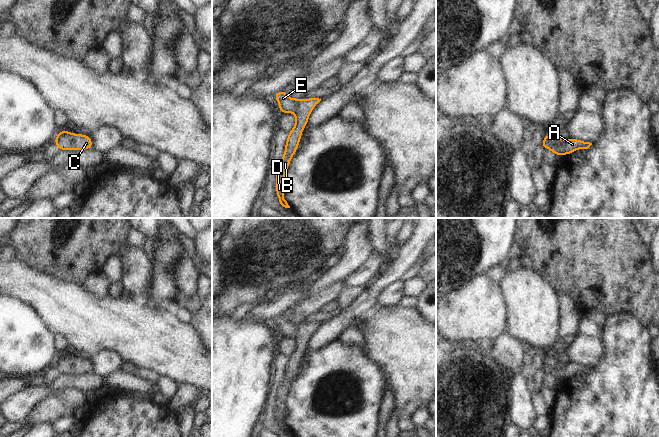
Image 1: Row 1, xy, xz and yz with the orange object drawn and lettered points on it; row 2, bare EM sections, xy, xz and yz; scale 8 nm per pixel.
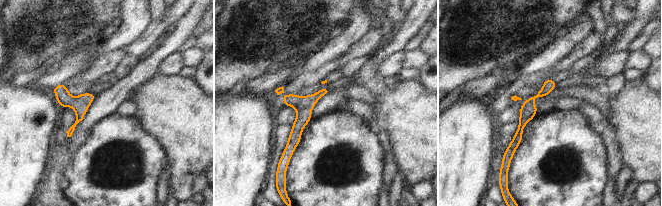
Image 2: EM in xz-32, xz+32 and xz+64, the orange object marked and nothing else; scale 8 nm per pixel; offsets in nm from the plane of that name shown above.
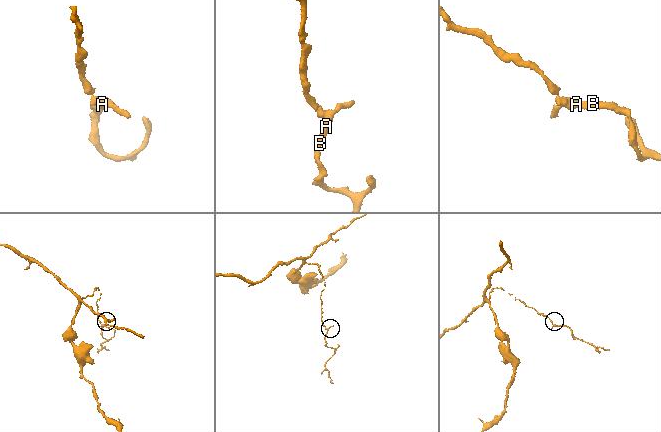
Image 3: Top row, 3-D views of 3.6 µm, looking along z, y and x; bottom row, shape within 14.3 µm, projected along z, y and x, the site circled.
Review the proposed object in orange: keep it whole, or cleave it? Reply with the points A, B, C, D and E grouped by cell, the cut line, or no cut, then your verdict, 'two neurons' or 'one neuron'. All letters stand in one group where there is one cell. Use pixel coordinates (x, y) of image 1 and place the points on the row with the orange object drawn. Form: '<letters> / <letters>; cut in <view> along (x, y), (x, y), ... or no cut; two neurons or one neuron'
A B C D E; no cut; one neuron

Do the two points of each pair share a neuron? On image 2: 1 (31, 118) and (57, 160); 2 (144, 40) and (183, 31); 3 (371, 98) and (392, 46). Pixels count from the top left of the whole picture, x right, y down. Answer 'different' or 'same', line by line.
1: different
2: different
3: different

